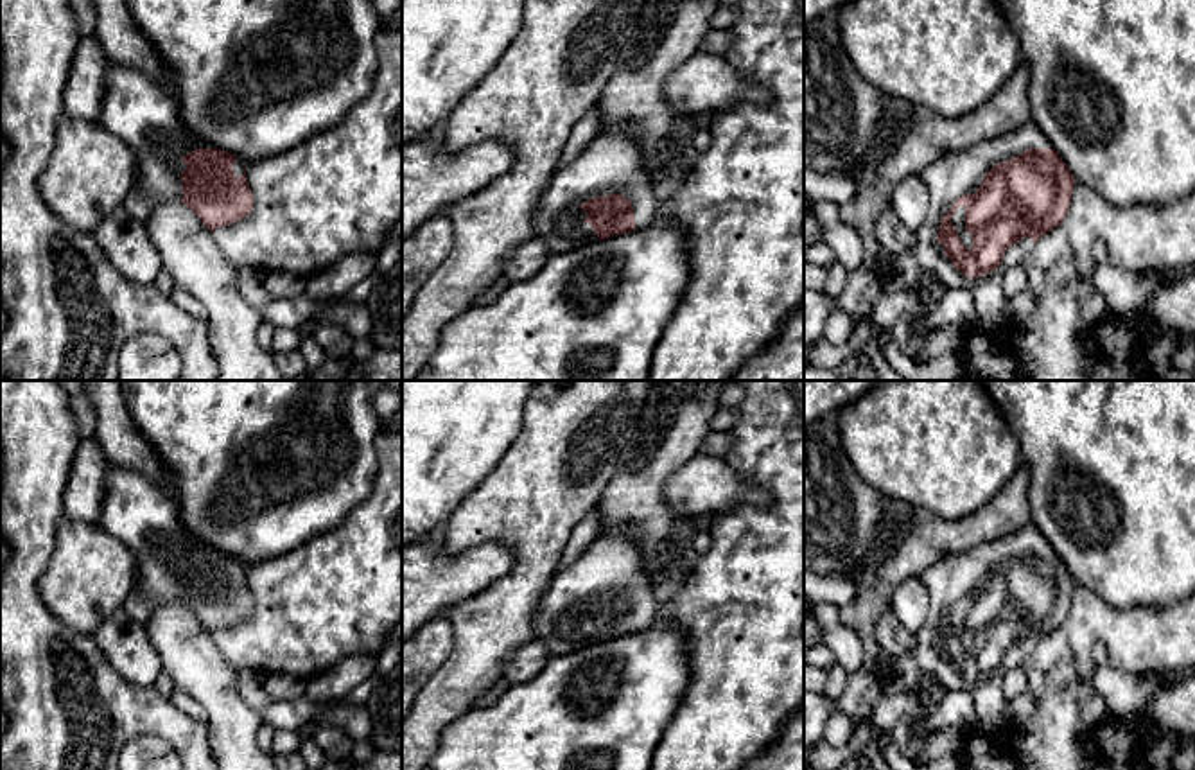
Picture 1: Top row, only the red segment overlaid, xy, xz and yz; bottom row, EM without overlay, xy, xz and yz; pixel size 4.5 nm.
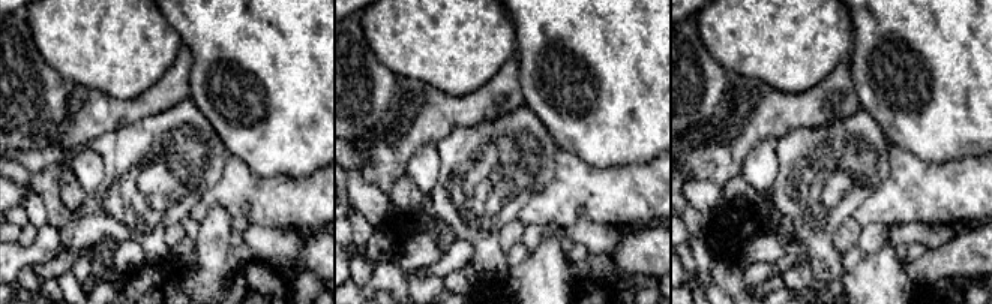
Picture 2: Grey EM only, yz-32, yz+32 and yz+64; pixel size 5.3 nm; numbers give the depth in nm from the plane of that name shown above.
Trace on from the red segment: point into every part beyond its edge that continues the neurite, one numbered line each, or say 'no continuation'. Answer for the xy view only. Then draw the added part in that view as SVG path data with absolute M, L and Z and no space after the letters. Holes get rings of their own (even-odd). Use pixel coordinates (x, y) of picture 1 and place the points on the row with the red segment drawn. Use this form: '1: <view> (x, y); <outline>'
1: xy (144, 115); M109 61L108 90L99 124L135 154L138 187L124 206L144 221L154 201L181 199L183 156L214 149L187 127L176 97L138 70Z

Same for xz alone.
1: xz (612, 164); M630 127L599 131L576 160L562 167L533 214L535 237L551 253L580 249L599 237L580 206L598 196L619 194L632 201L635 228L651 224L660 201Z

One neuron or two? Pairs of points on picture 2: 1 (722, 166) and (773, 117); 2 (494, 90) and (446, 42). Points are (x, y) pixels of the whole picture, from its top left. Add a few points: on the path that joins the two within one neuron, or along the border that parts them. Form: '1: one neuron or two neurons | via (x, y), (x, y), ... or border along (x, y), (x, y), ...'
1: one neuron | via (730, 153), (760, 123)
2: two neurons | border along (511, 56), (479, 87), (464, 95), (453, 95)

